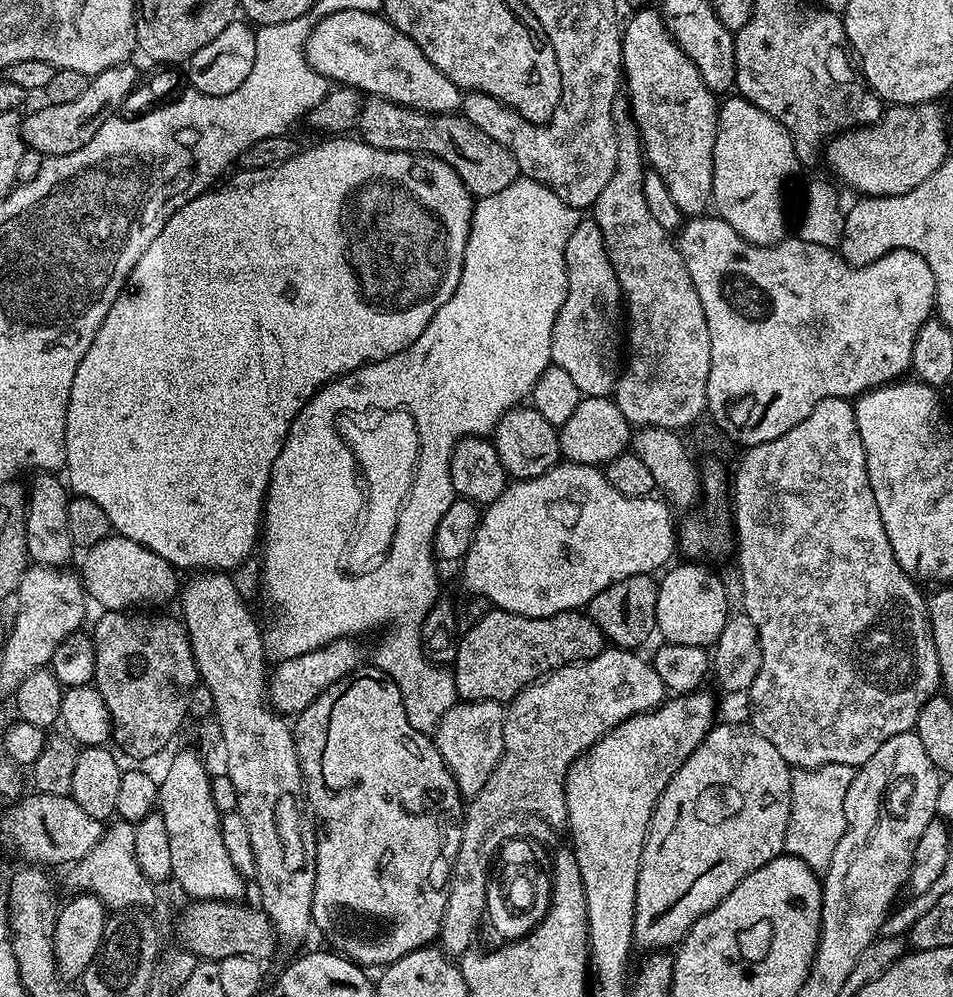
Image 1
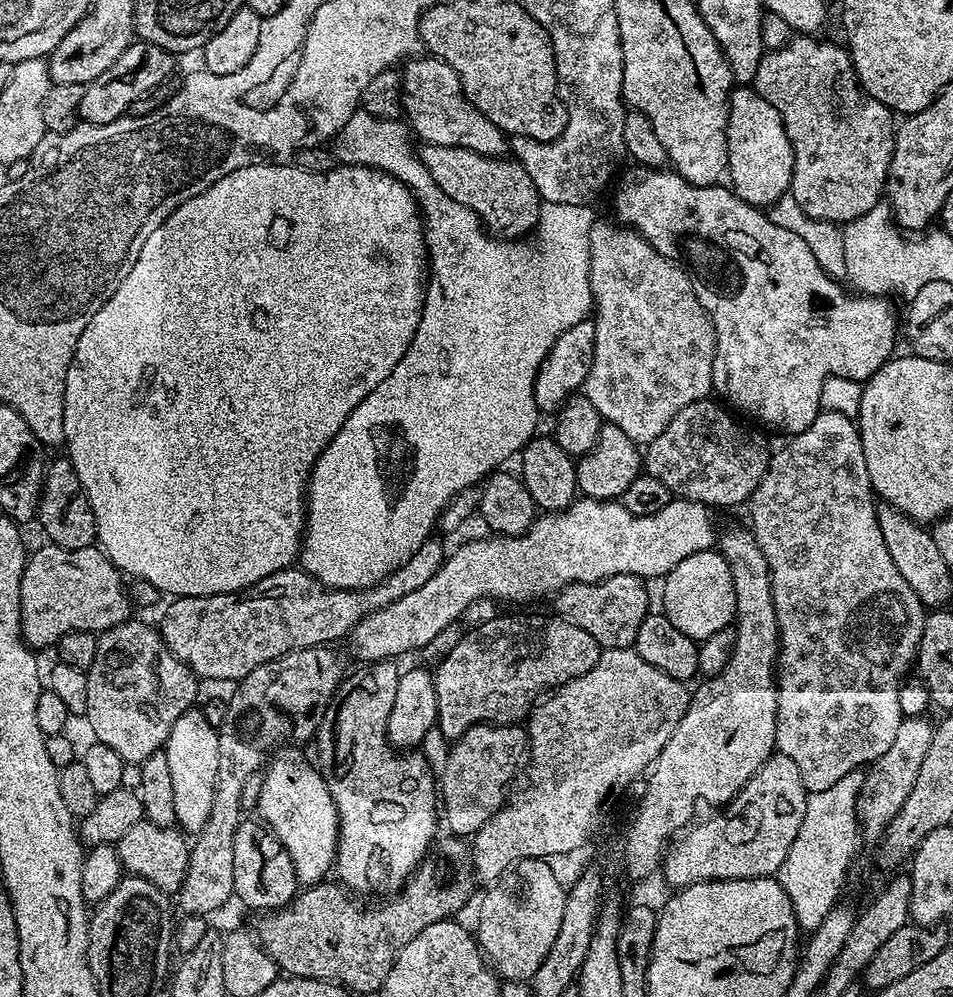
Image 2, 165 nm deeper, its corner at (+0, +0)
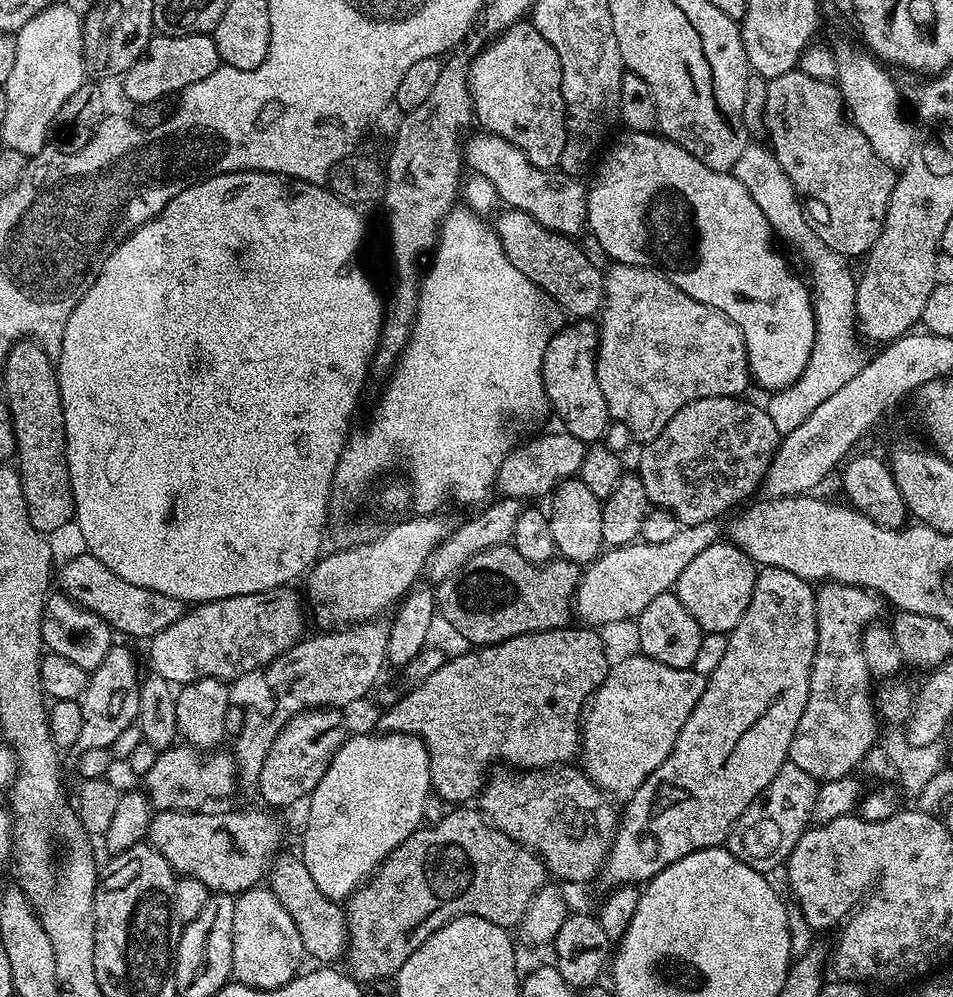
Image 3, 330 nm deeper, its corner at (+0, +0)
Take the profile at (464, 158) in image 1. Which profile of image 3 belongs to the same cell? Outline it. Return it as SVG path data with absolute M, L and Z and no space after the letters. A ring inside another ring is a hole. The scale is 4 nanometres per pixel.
M517 208L504 210L504 213L494 221L494 227L496 235L500 238L500 245L506 254L506 258L510 258L512 265L518 270L522 270L524 277L536 285L551 303L553 300L558 307L565 308L572 315L569 317L592 318L603 308L604 272L599 267L591 264L583 247L573 237L562 236L560 233L542 226L542 222L530 218L530 214L526 214Z

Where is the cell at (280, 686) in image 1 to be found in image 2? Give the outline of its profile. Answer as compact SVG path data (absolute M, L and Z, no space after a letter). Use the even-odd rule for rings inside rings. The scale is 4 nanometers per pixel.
M589 496L573 500L569 508L555 514L537 515L536 521L521 536L501 536L488 534L485 540L472 540L464 544L456 553L445 559L444 565L426 582L406 598L398 598L398 602L390 602L390 606L382 606L374 614L362 618L358 626L350 633L352 652L360 662L392 662L395 656L404 656L411 648L422 650L430 638L446 626L457 623L460 615L475 600L484 600L489 596L492 600L509 600L512 604L524 604L527 600L540 600L543 596L551 597L565 588L567 584L597 584L600 580L614 578L618 574L634 574L641 578L668 575L682 558L690 558L695 552L709 551L717 543L718 528L712 525L713 509L707 504L699 504L693 500L674 498L658 514L635 516L626 510L623 503L615 500L595 500Z

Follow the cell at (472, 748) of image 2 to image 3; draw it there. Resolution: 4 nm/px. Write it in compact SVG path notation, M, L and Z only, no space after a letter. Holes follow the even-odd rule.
M576 766L524 770L519 774L504 770L501 776L493 780L491 777L480 789L478 808L498 830L502 830L502 834L514 838L514 842L536 853L544 861L545 869L557 876L553 876L557 881L584 884L595 872L597 875L603 869L604 860L616 837L618 808L612 805L614 800L609 793L603 792L579 767L572 767Z

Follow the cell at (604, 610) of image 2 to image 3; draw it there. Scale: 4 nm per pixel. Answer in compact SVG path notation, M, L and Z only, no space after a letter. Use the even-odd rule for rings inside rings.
M499 544L490 550L482 550L482 554L474 554L466 566L462 566L450 578L439 581L435 585L436 607L439 615L461 636L469 640L469 645L483 646L500 644L522 634L545 632L551 628L562 628L569 623L570 605L576 595L582 575L581 565L563 558L553 558L546 564L526 562L518 550L508 544Z

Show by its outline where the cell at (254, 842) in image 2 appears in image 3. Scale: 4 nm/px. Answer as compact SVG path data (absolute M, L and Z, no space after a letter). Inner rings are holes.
M277 855L272 861L272 867L268 869L266 877L266 887L274 894L274 898L278 898L278 902L282 902L282 910L286 910L286 914L290 914L290 918L294 918L294 926L298 926L298 934L302 934L302 946L305 953L309 957L312 956L321 965L328 966L345 955L348 947L348 922L346 912L337 901L326 898L326 894L322 894L322 890L318 890L318 885L314 883L314 878L310 875L310 870L306 870L303 859L299 855L284 856Z

